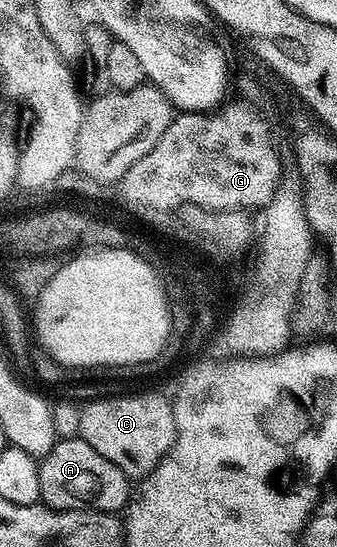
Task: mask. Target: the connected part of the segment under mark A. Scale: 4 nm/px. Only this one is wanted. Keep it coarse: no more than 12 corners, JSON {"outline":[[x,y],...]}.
{"outline":[[80,437],[39,462],[41,502],[118,513],[131,480]]}

